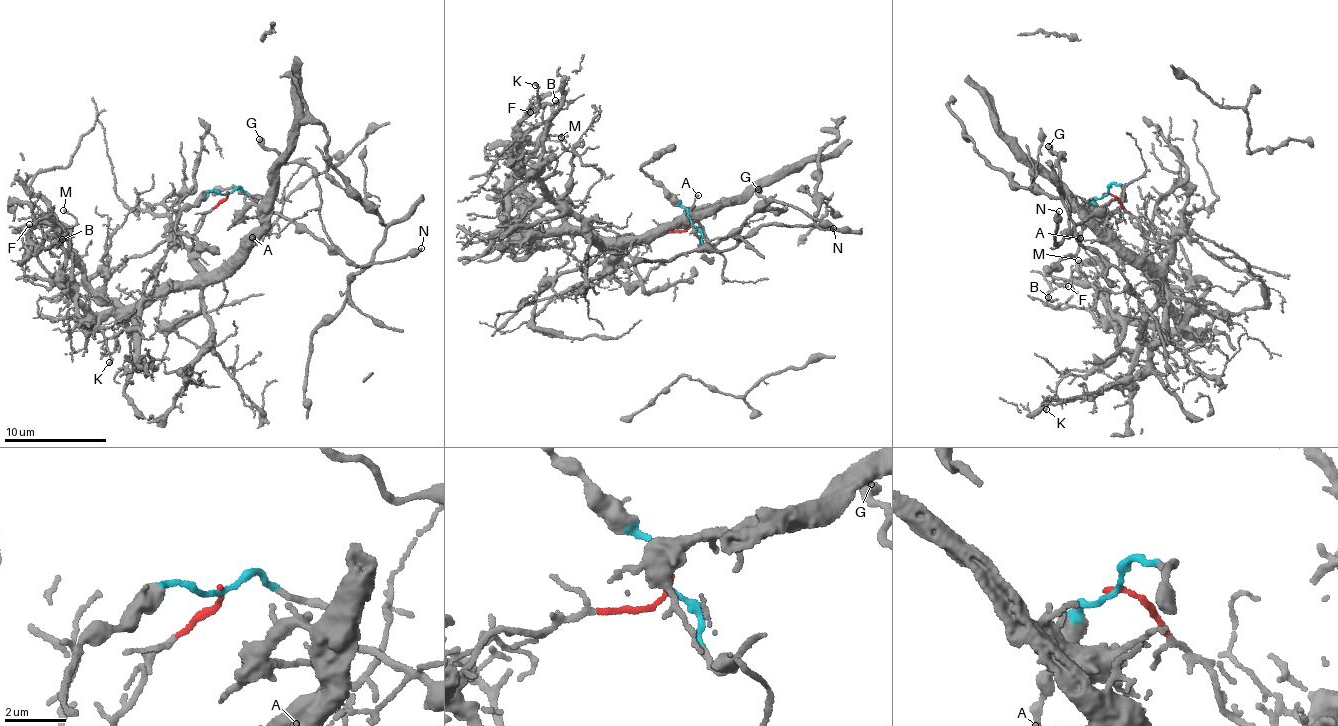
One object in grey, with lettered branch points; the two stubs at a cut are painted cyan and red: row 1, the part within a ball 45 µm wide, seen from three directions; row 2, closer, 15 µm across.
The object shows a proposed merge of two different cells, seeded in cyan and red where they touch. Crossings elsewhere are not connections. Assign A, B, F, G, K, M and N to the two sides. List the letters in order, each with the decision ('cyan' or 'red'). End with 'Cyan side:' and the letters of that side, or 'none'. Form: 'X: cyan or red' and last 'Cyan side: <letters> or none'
A: red
B: red
F: red
G: cyan
K: red
M: red
N: cyan
Cyan side: G, N

